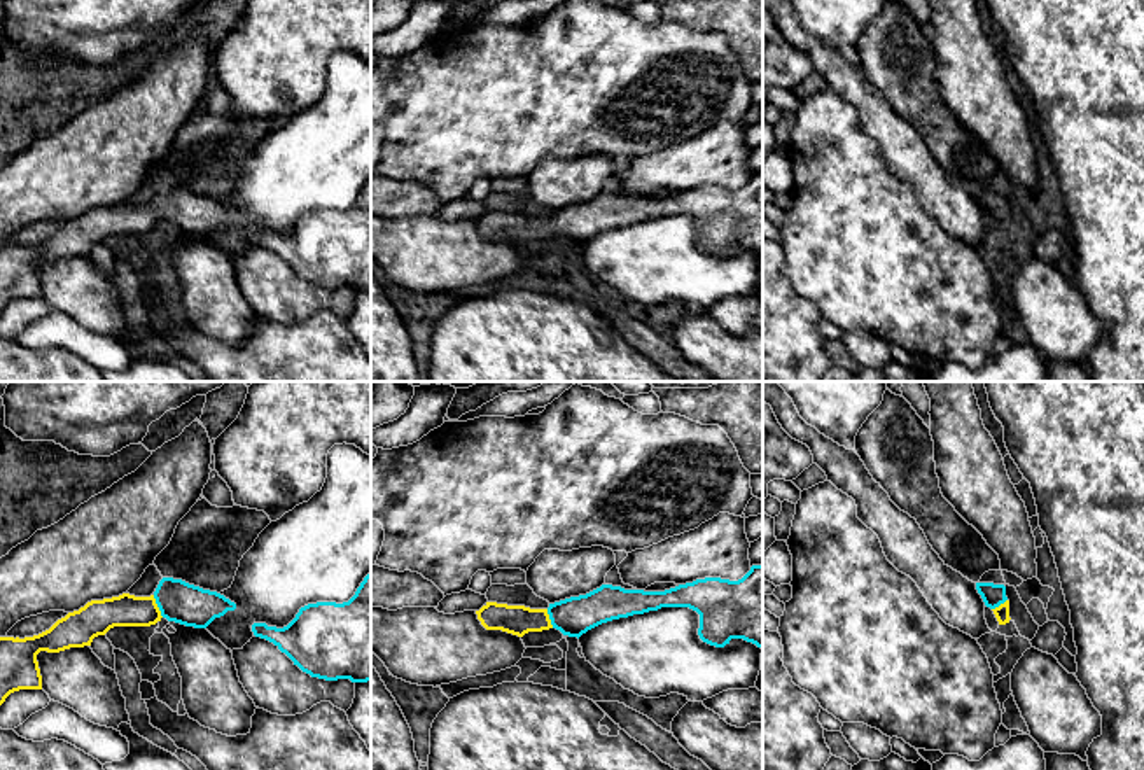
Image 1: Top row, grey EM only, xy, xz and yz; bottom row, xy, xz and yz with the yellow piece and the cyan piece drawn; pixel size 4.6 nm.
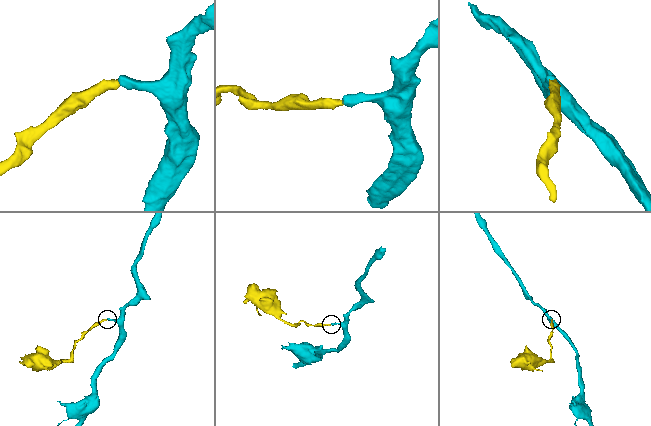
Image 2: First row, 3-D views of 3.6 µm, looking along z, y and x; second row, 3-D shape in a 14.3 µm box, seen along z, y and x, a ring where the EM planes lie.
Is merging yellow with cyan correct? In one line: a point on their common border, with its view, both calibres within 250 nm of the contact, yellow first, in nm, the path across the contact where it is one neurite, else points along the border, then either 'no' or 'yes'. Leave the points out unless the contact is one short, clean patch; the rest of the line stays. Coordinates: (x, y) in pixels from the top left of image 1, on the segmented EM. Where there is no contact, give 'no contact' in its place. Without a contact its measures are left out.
xy (156, 606) | 150/190 nm | across xy (126, 609), (156, 606), (181, 602) | yes

